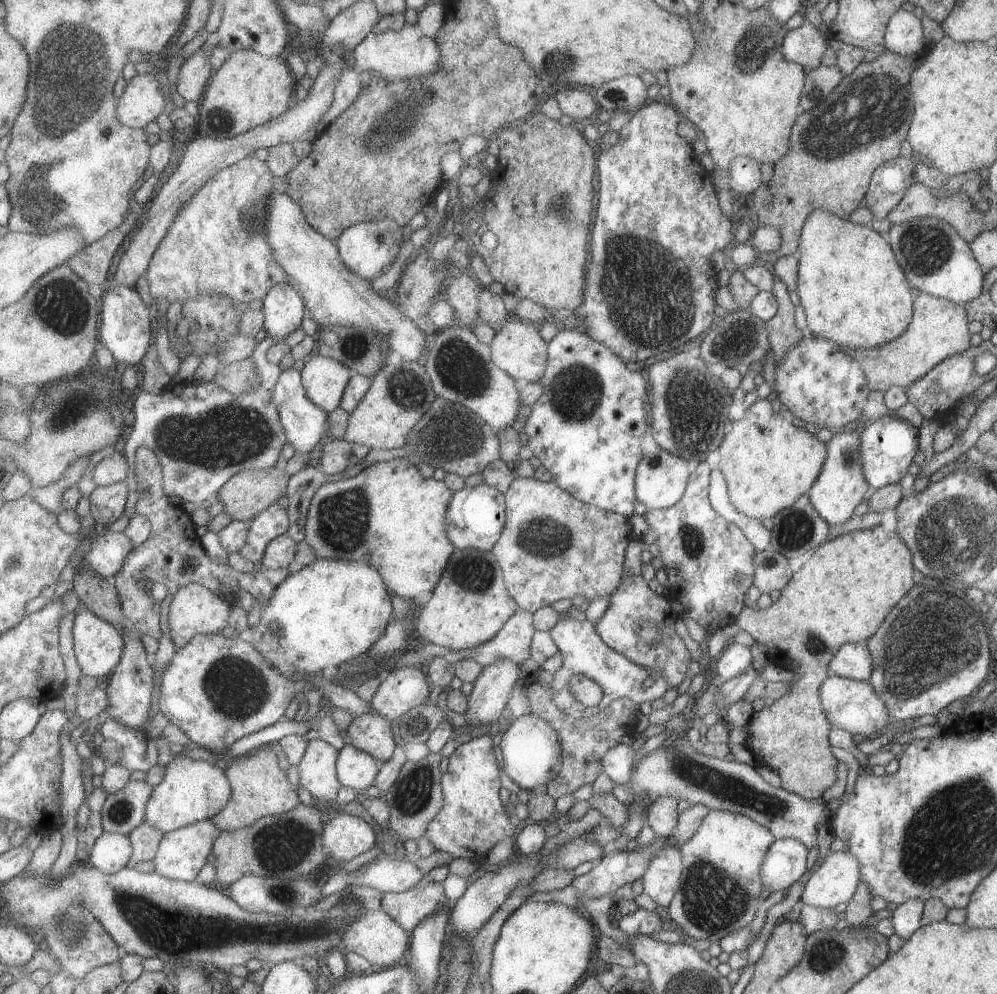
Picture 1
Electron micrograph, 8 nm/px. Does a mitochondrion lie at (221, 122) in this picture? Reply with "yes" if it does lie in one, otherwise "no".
yes

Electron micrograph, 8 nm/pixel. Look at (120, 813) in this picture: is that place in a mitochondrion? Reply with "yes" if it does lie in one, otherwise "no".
yes

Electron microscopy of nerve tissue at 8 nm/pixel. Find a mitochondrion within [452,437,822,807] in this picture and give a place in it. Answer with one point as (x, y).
(539, 537)

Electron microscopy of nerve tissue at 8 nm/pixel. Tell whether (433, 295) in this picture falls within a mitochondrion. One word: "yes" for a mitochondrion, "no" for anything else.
no

